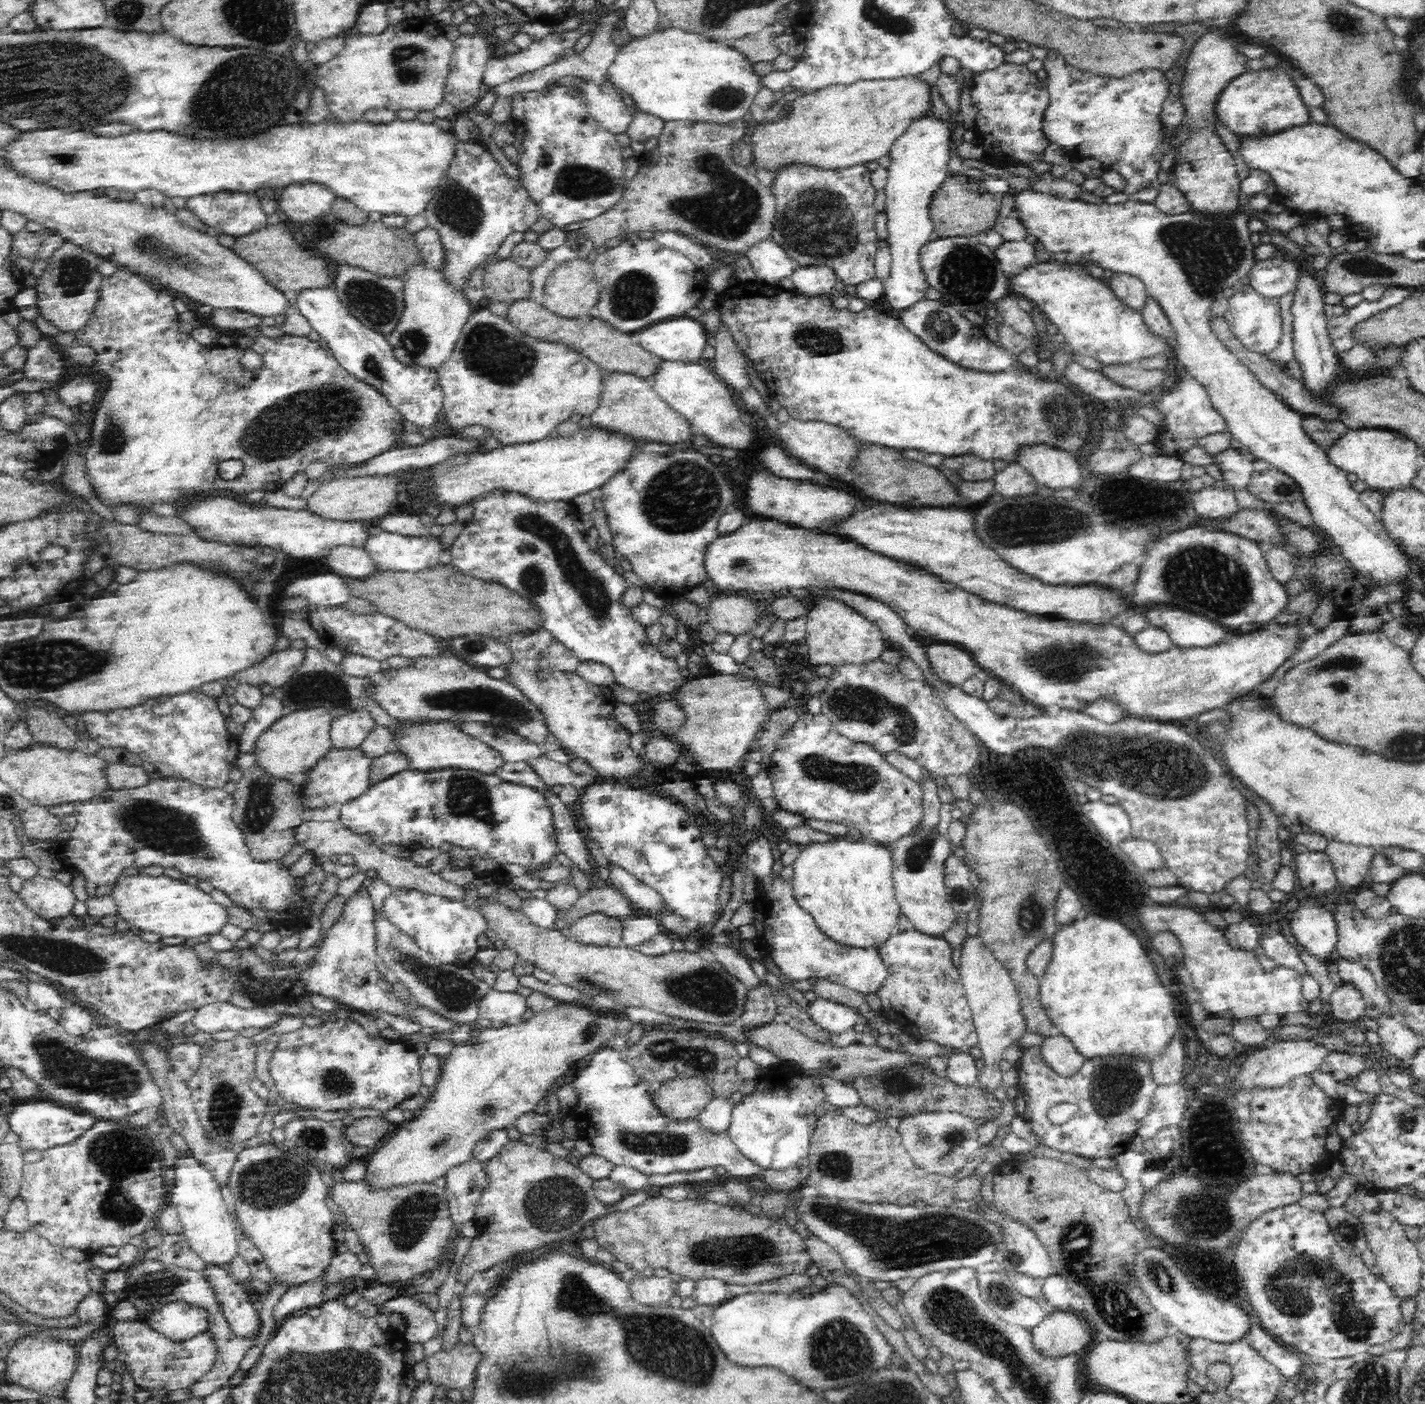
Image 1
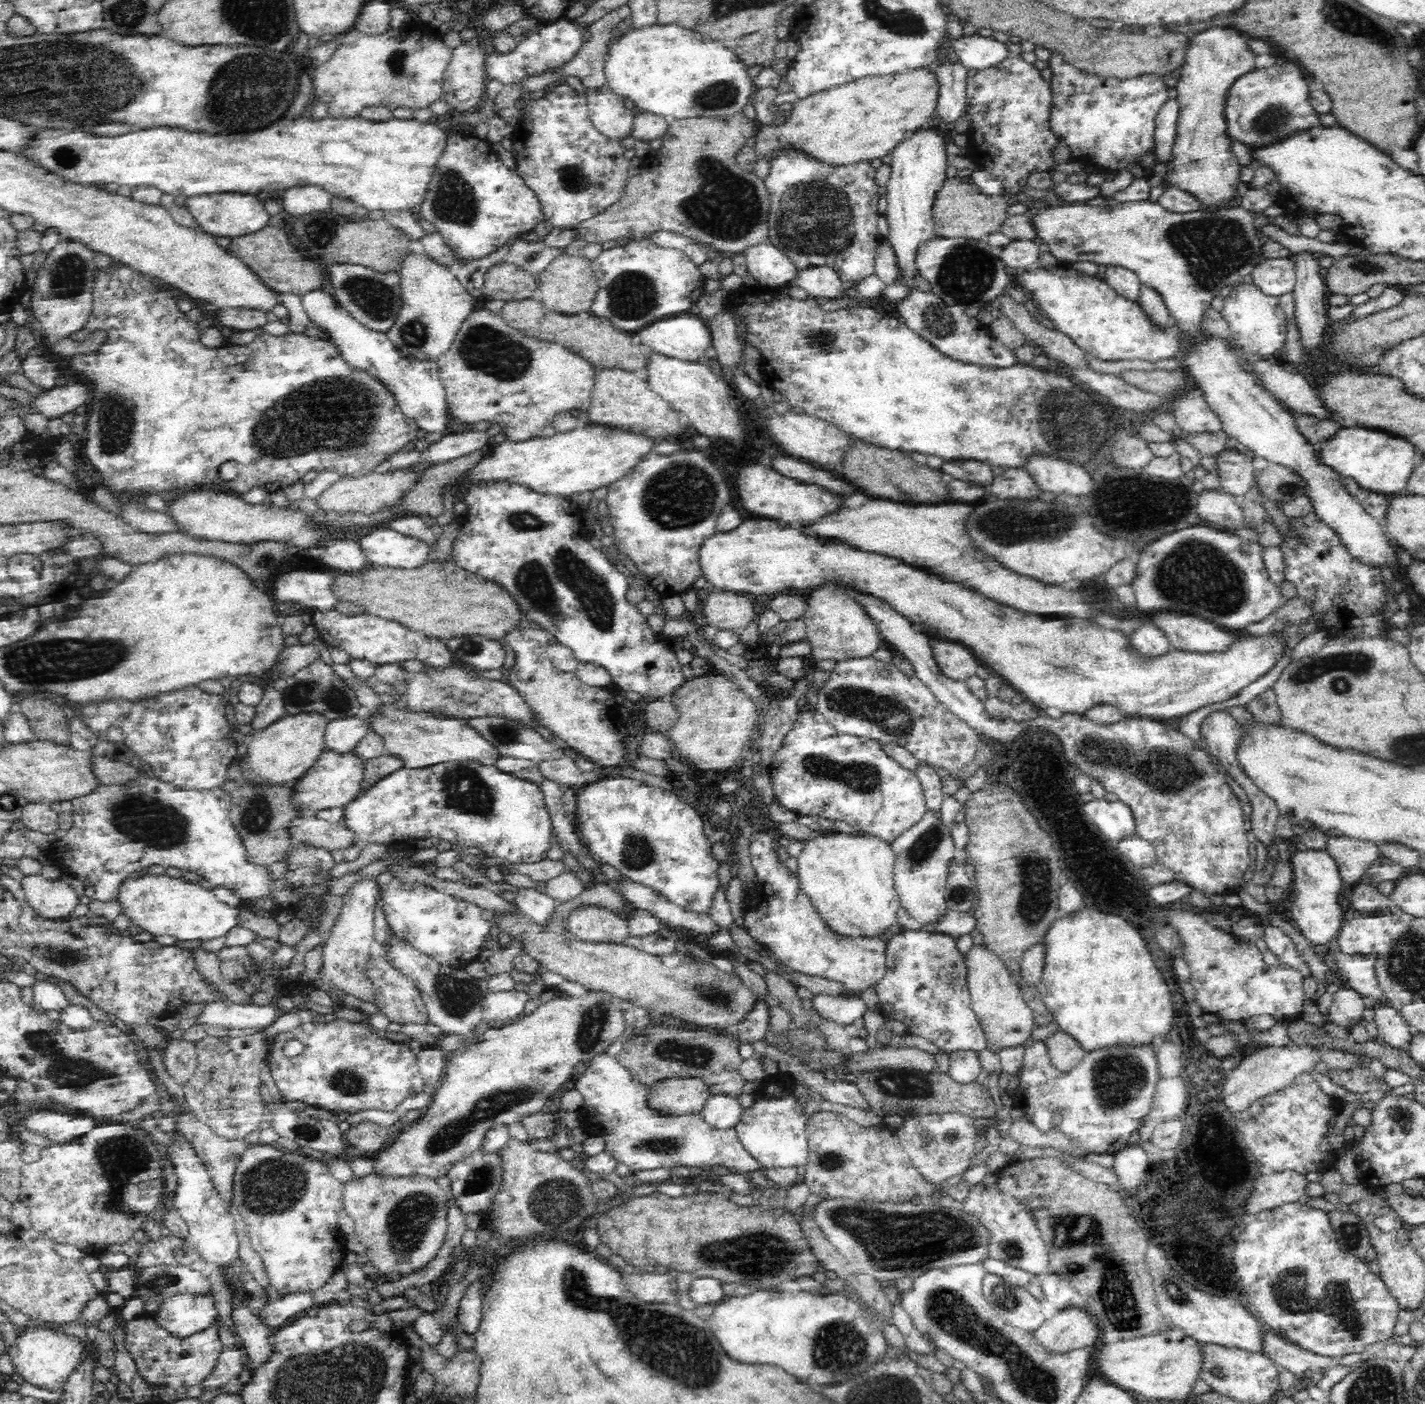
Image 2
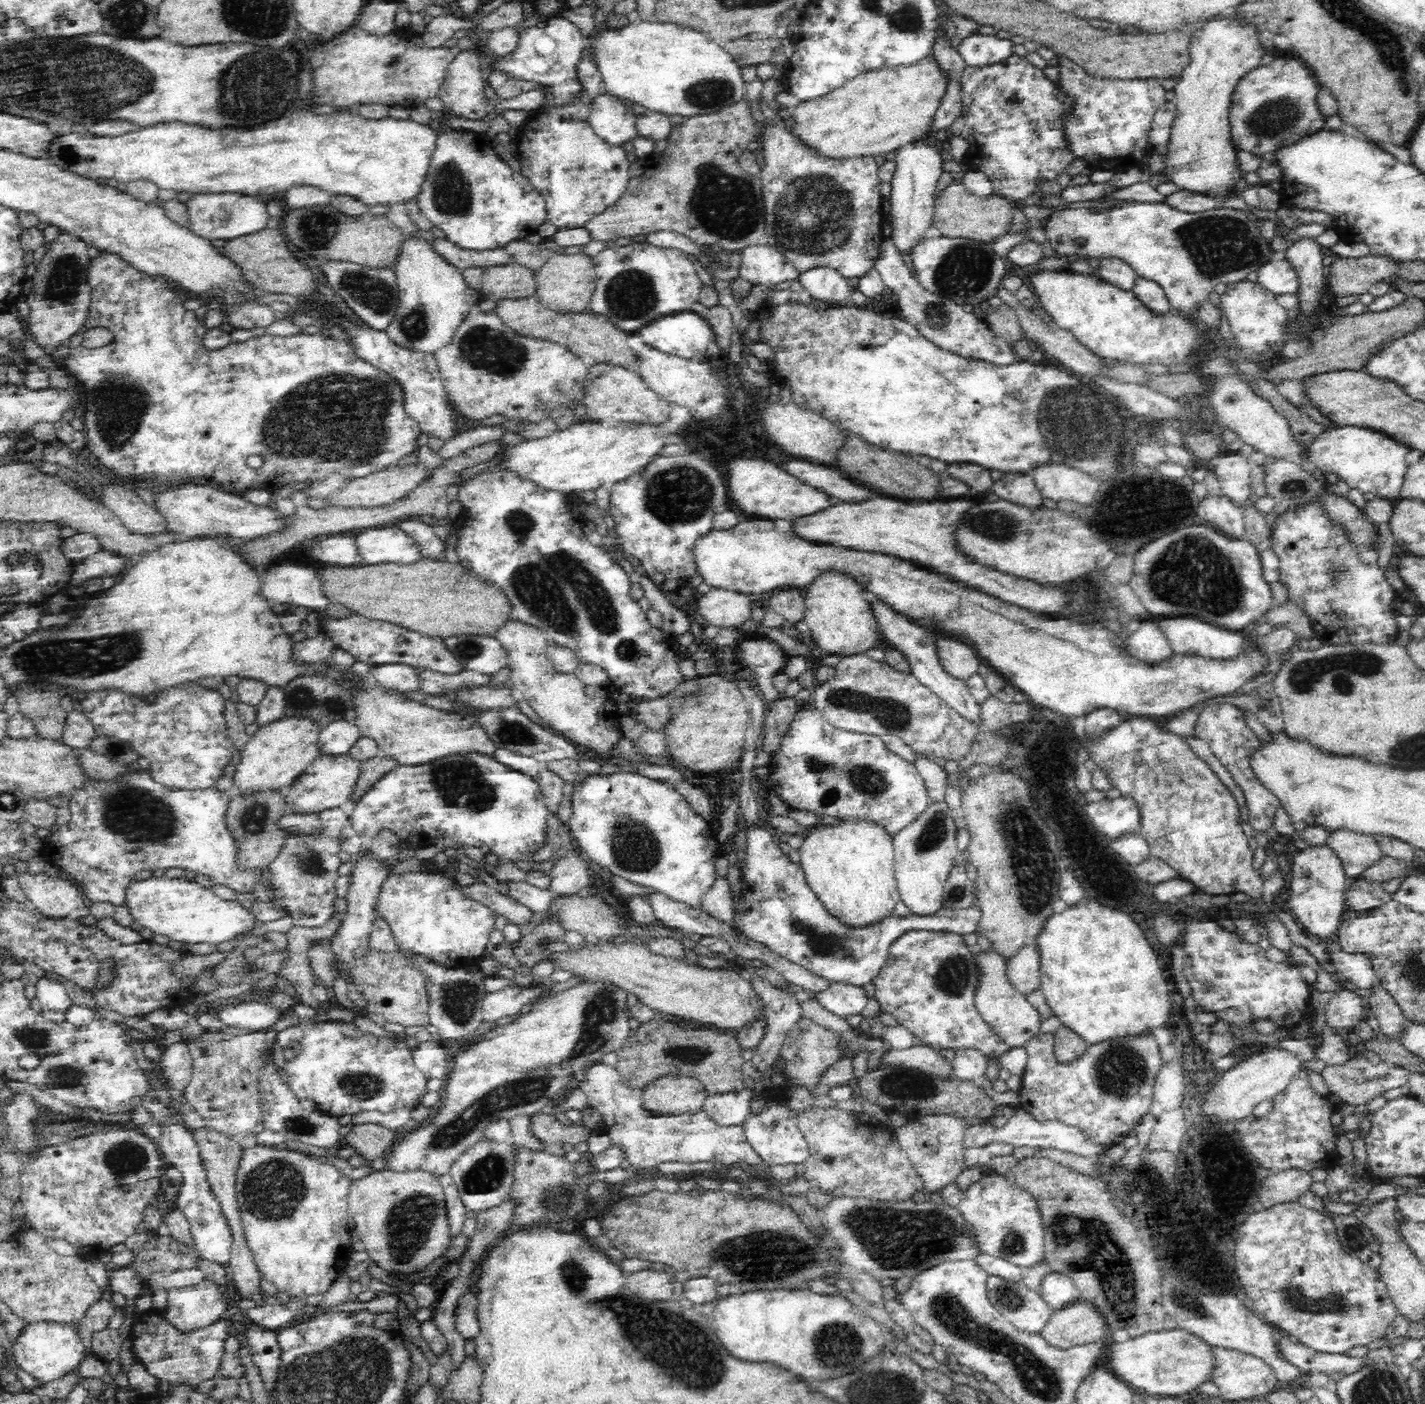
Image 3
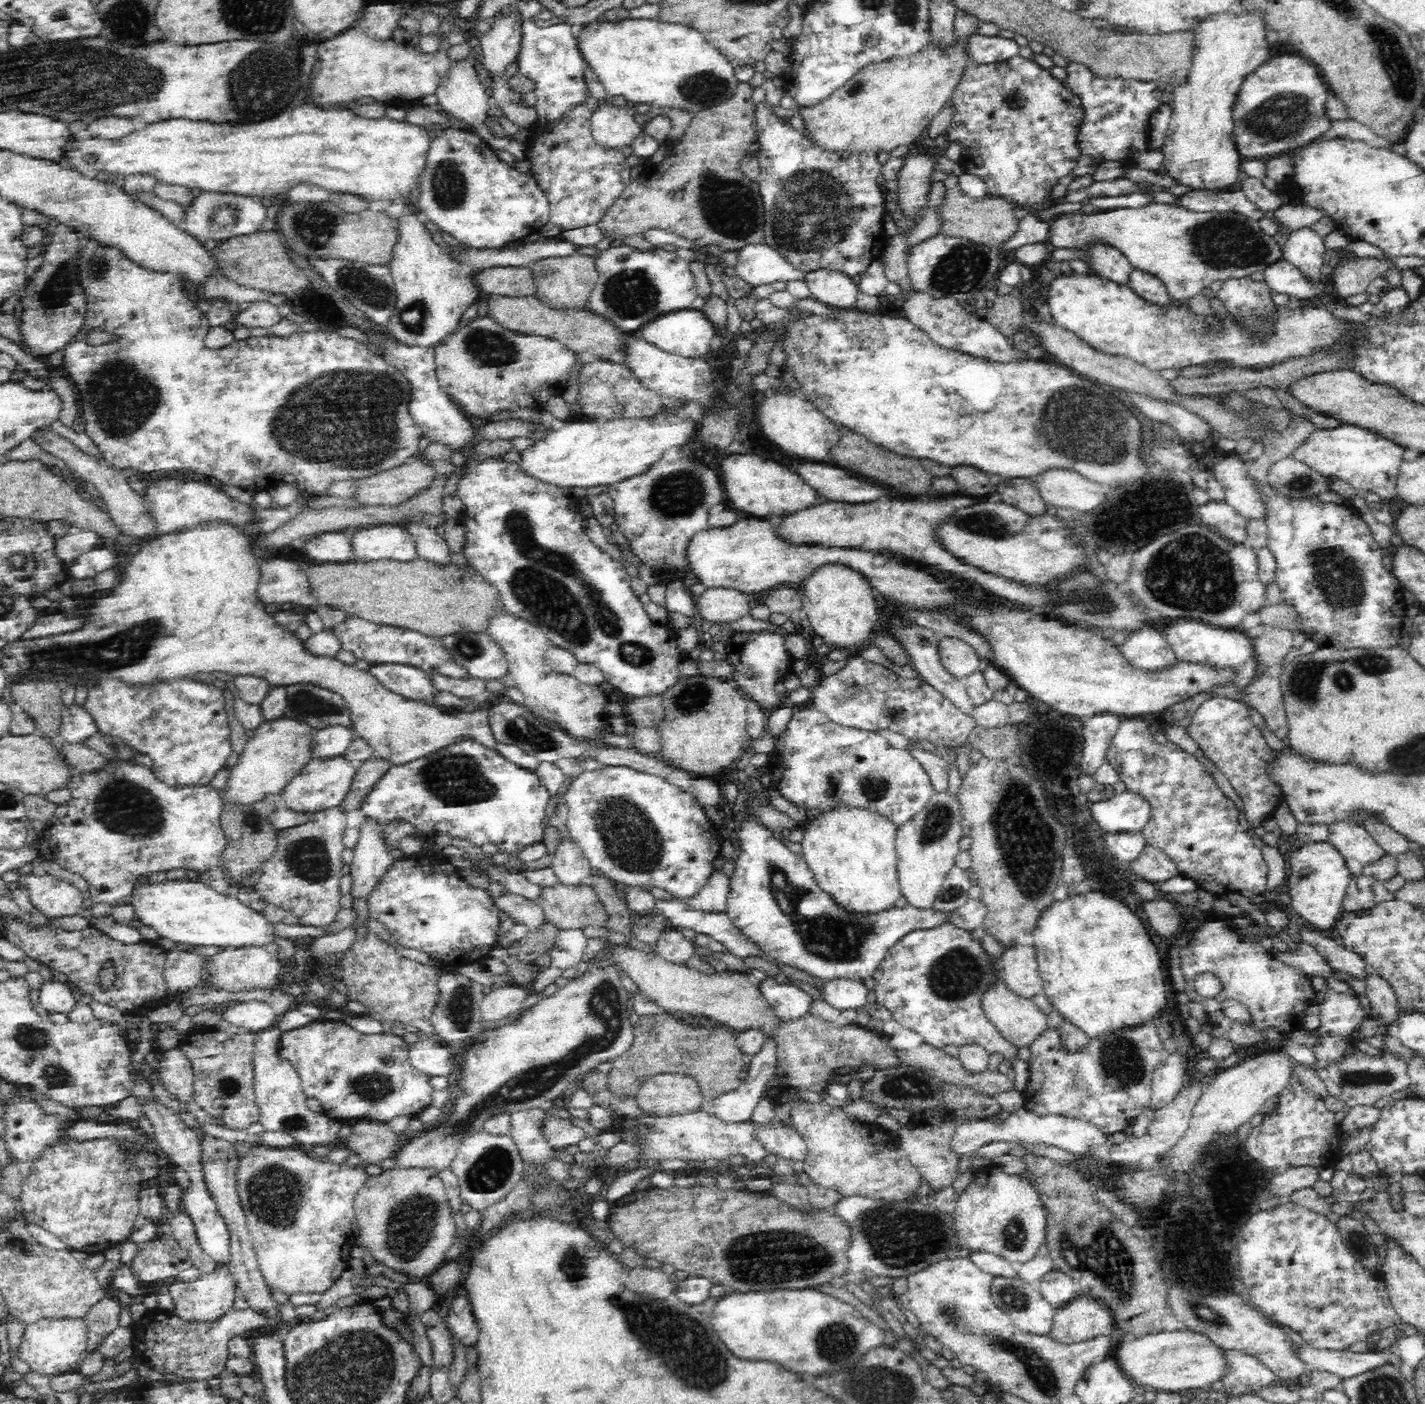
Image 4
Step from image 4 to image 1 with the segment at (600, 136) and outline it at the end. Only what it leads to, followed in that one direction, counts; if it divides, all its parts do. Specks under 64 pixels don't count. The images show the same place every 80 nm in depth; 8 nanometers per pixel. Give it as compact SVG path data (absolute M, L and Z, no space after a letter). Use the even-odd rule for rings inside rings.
M570 78L570 82L580 86L580 92L590 116L600 128L614 135L628 130L635 112L632 109L628 110L628 106L622 101L620 93L611 82L582 84L582 80L578 80L578 78Z

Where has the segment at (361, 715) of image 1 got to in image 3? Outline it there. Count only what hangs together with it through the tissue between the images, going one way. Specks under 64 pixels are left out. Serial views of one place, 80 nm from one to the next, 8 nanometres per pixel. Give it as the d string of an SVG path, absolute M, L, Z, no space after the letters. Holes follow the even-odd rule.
M338 720L325 726L318 733L319 754L338 756L347 754L352 745L361 737L354 722Z

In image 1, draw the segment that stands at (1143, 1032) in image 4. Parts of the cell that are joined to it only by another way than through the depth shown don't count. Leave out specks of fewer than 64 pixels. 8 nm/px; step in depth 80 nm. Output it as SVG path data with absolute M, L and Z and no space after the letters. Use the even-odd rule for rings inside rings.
M1030 1046L1023 1051L1017 1068L1018 1095L1026 1102L1026 1113L1020 1117L1030 1124L1030 1128L1040 1138L1042 1144L1058 1153L1069 1152L1092 1159L1115 1157L1130 1148L1141 1121L1150 1113L1157 1087L1151 1069L1152 1063L1148 1057L1142 1055L1091 1056L1079 1066L1078 1072L1070 1076L1062 1076L1042 1059L1042 1047ZM1056 1104L1074 1104L1077 1106L1077 1112L1071 1118L1064 1120L1051 1119L1048 1117L1048 1108Z

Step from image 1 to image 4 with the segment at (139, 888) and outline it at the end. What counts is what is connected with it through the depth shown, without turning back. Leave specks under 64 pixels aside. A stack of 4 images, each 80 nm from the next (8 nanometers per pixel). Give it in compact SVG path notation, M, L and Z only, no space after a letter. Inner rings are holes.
M198 880L148 882L134 892L131 904L135 909L135 919L175 943L225 949L263 947L274 942L278 936L268 917L244 905L238 898L218 894Z

